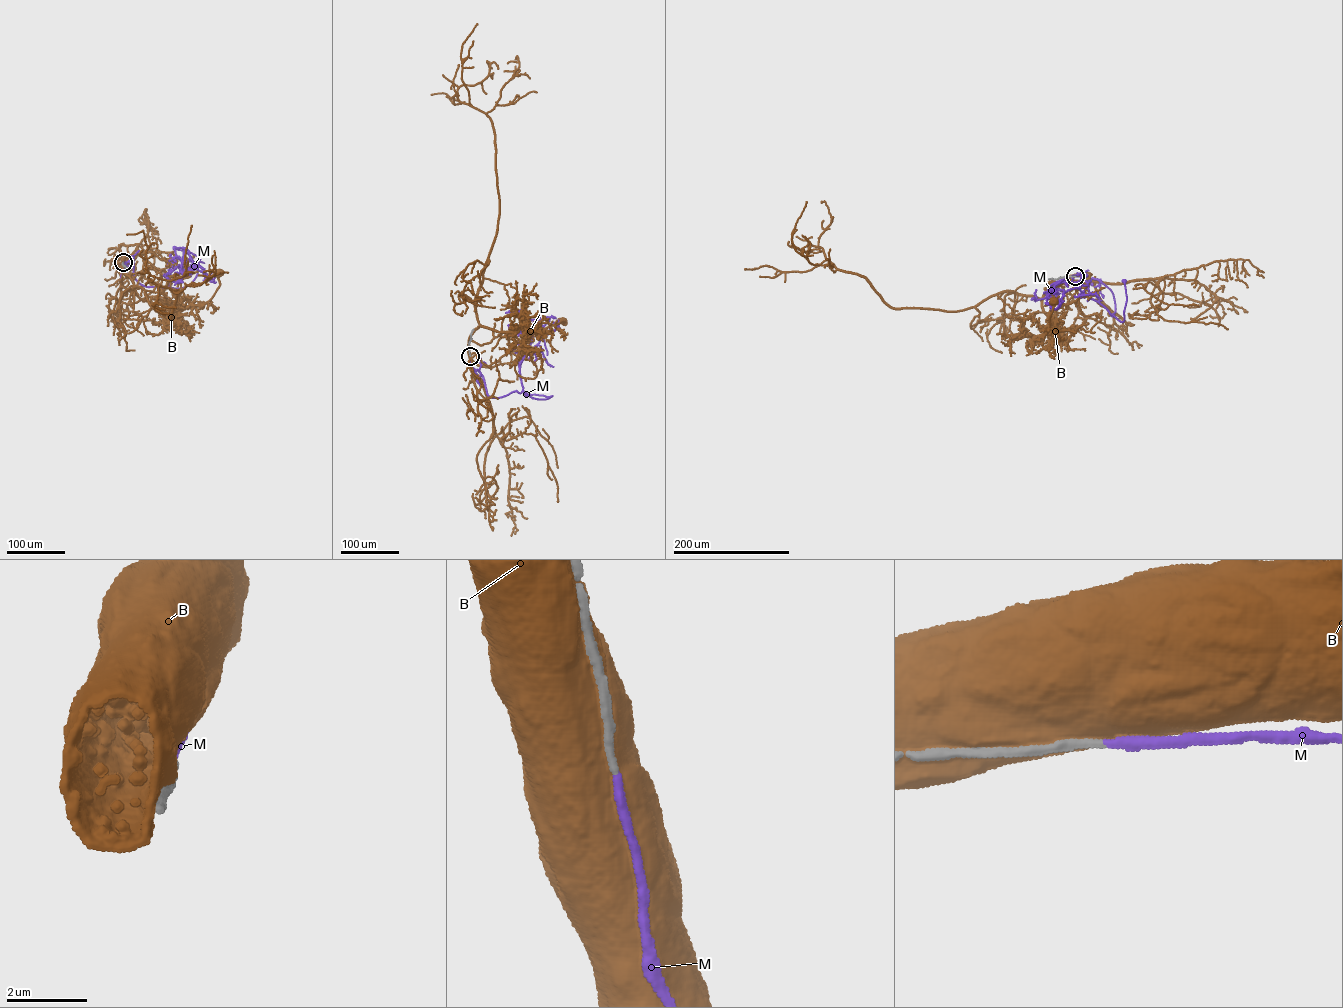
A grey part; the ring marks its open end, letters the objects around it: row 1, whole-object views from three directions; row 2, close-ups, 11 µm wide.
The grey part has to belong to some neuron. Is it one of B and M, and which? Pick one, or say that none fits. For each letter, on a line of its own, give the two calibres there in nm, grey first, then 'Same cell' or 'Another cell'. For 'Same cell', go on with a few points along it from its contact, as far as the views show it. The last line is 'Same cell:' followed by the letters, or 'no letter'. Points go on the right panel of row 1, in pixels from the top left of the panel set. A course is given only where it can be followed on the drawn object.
B: Thickness 220 nm (grey) against 750 nm. Another cell
M: Thickness 200 nm (grey) against 240 nm. Same cell. Its course: (1075, 276), (1097, 279), (1110, 290), (1115, 308), (1111, 315), (1122, 322), (1127, 300), (1124, 280)
Same cell: M

